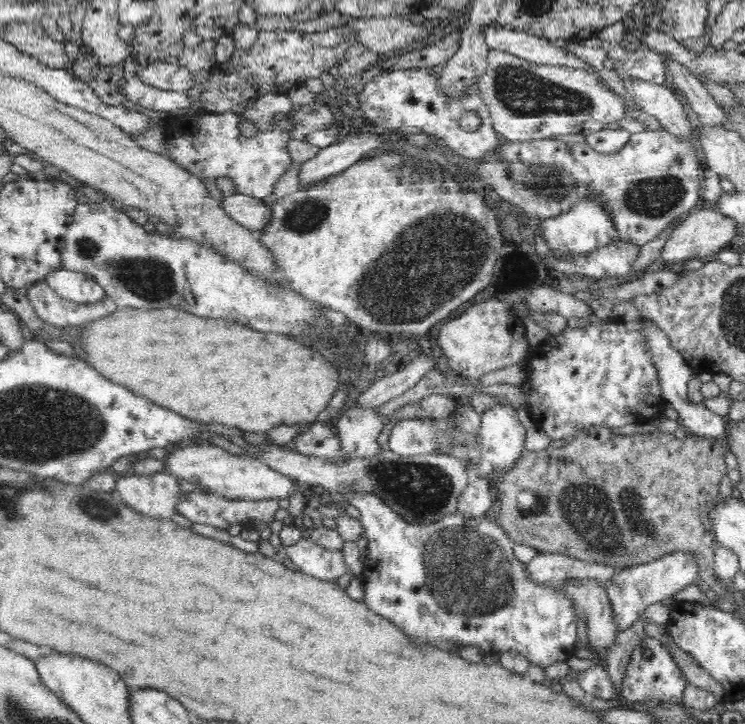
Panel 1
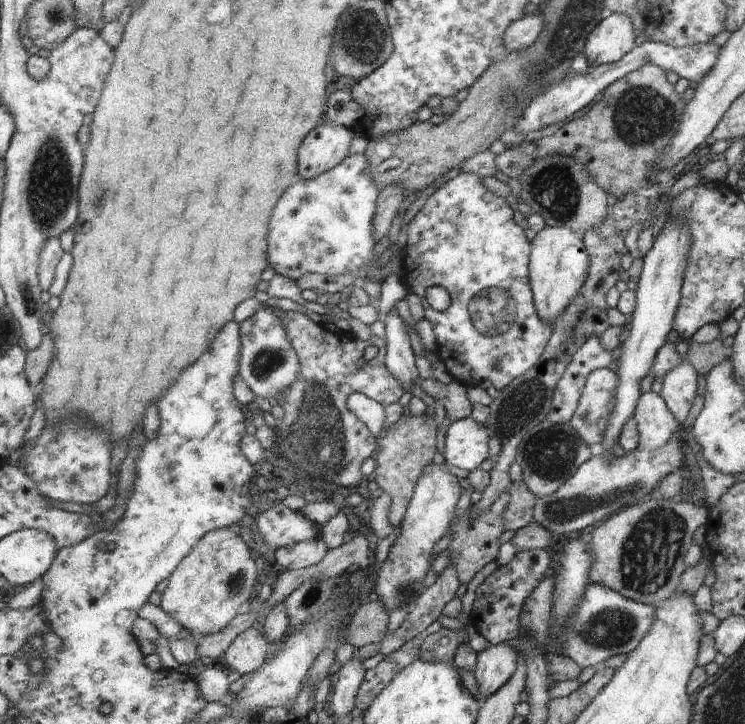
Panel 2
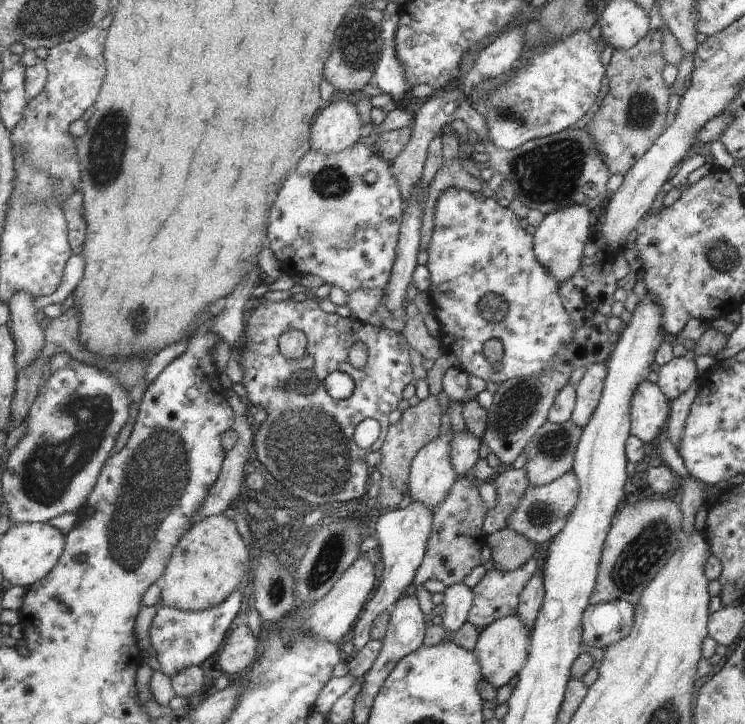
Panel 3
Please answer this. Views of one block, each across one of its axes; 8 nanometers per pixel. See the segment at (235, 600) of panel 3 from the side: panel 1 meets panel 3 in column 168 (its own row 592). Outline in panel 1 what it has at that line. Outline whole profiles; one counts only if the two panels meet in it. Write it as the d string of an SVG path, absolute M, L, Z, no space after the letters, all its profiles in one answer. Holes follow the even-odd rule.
M690 551L673 552L644 564L624 567L607 588L616 630L622 632L630 628L650 604L670 600L680 589L698 582L699 577L698 557Z

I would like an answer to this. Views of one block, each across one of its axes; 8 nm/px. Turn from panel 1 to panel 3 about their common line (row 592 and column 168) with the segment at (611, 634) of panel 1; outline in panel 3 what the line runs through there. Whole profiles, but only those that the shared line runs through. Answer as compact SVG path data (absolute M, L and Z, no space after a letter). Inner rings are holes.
M230 513L197 521L177 544L174 558L161 582L165 607L184 611L206 611L223 604L242 586L248 586L253 563L251 552Z

